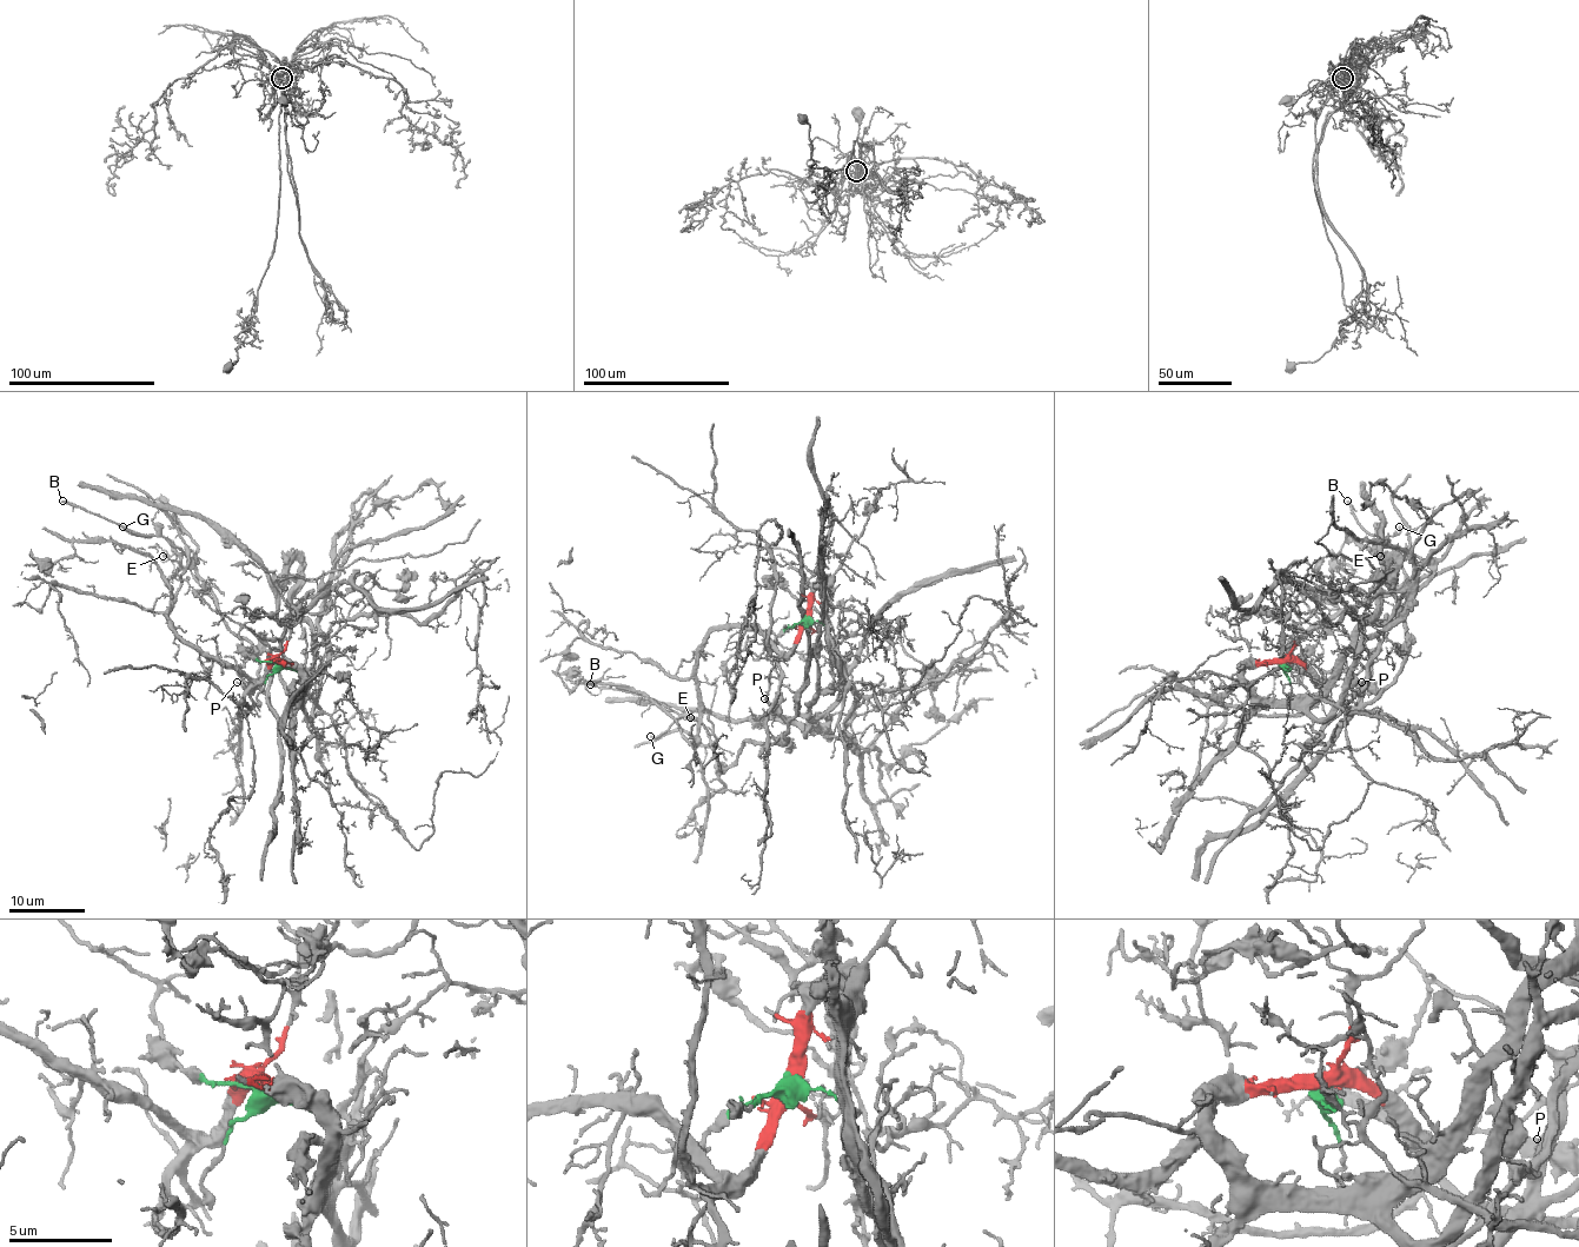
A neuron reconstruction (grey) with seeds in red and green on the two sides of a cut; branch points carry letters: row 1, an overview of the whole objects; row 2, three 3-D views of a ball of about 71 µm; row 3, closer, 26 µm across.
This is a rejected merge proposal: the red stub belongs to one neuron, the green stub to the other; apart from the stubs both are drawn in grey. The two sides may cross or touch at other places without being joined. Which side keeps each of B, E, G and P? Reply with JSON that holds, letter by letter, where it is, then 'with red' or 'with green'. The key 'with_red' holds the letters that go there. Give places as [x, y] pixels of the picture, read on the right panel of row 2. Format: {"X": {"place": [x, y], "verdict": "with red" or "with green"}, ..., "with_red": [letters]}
{"B": {"place": [1347, 501], "verdict": "with green"}, "E": {"place": [1380, 556], "verdict": "with red"}, "G": {"place": [1399, 526], "verdict": "with green"}, "P": {"place": [1361, 682], "verdict": "with green"}, "with_red": ["E"]}

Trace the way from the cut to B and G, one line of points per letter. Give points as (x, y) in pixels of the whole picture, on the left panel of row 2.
B: (279, 662), (258, 662), (239, 631), (270, 649), (269, 702), (257, 655), (181, 550), (61, 501)
G: (279, 662), (258, 662), (239, 631), (270, 649), (269, 702), (253, 647), (229, 628), (185, 554), (123, 525)

